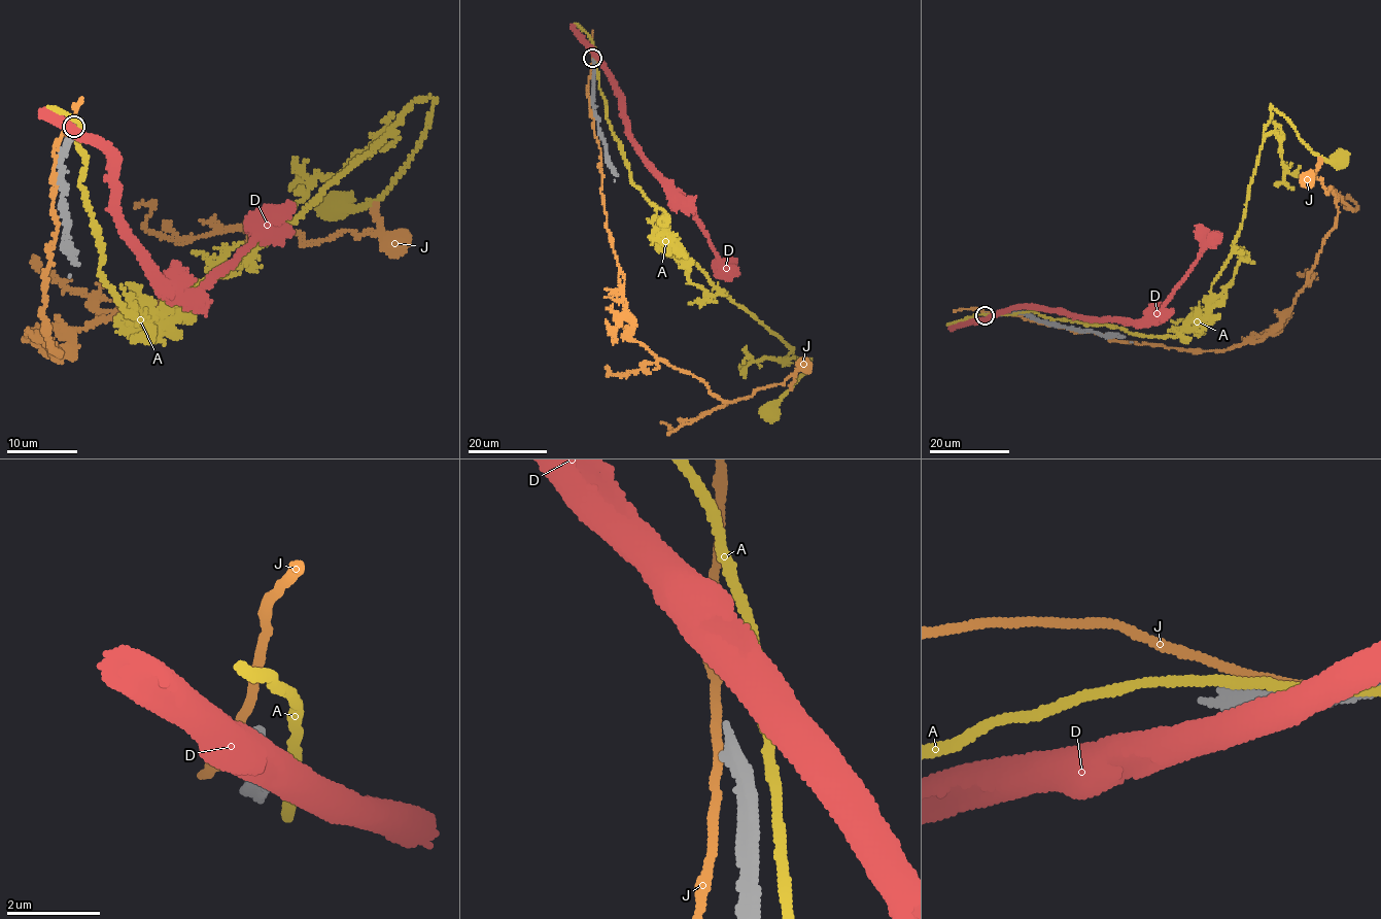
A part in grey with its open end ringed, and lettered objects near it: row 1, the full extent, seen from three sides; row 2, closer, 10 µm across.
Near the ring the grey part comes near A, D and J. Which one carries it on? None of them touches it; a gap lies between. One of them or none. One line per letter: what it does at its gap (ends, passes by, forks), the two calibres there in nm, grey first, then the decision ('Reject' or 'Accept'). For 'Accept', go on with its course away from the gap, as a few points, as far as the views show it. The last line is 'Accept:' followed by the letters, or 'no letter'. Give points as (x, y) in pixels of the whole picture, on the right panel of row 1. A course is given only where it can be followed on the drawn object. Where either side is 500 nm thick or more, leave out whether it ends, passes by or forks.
A: It passes by. Thickness 260 nm (grey) against 200 nm. Reject
D: Thickness 260 nm (grey) against 550 nm. Reject
J: It passes by. Thickness 260 nm (grey) against 170 nm. Reject
Accept: no letter

